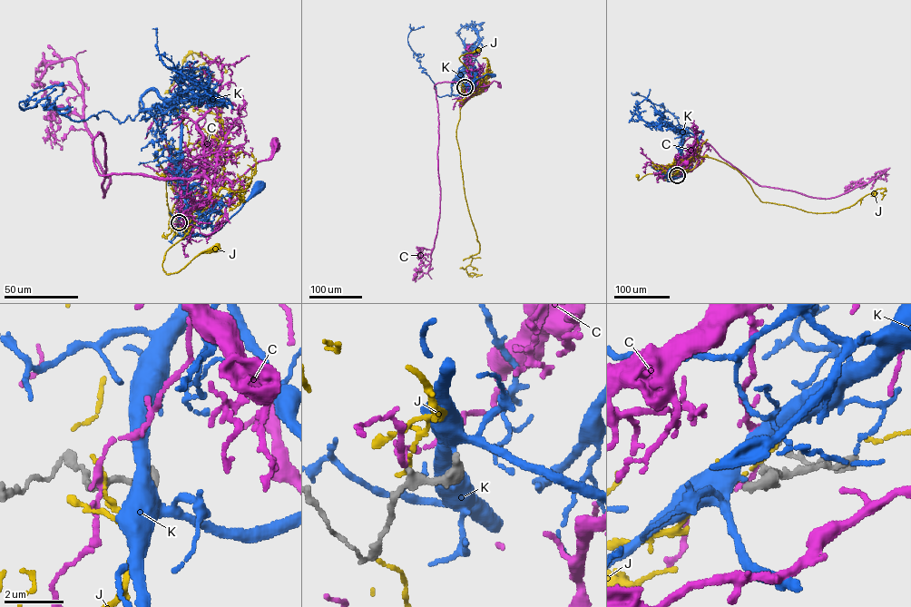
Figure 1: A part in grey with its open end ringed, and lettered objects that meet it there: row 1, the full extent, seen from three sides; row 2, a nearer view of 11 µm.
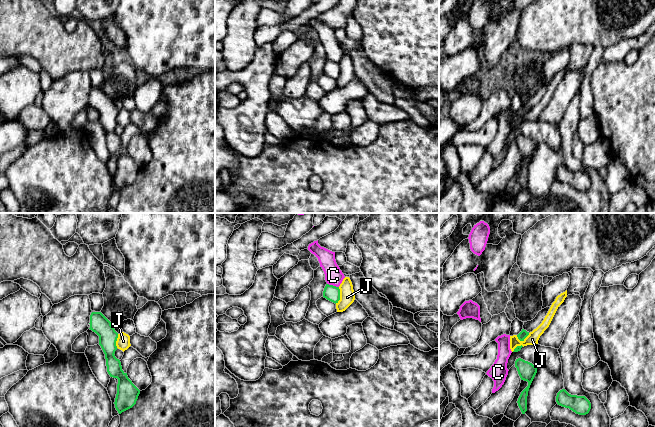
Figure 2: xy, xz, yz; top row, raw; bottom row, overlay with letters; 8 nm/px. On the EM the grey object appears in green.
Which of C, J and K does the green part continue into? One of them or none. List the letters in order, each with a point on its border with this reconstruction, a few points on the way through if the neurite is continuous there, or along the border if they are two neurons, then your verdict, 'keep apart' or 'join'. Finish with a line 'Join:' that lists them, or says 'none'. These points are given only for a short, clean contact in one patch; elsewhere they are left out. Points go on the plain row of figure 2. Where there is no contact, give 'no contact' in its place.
C: contact xz (333, 62); border xz (327, 59), (338, 63); keep apart
J: contact xz (339, 71); border xz (338, 63), (339, 75), (335, 79); keep apart
K: no contact; keep apart
Join: none

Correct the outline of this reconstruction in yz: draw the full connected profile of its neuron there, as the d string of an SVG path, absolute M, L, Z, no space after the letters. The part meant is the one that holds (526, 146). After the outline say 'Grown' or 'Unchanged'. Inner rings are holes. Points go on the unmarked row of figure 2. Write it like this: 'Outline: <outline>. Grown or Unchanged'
Outline: M521 134L516 135L515 143L517 144L521 156L528 158L528 162L521 168L517 177L522 190L525 190L525 188L527 187L528 167L537 149L537 143L535 143L532 139L525 137Z. Unchanged

